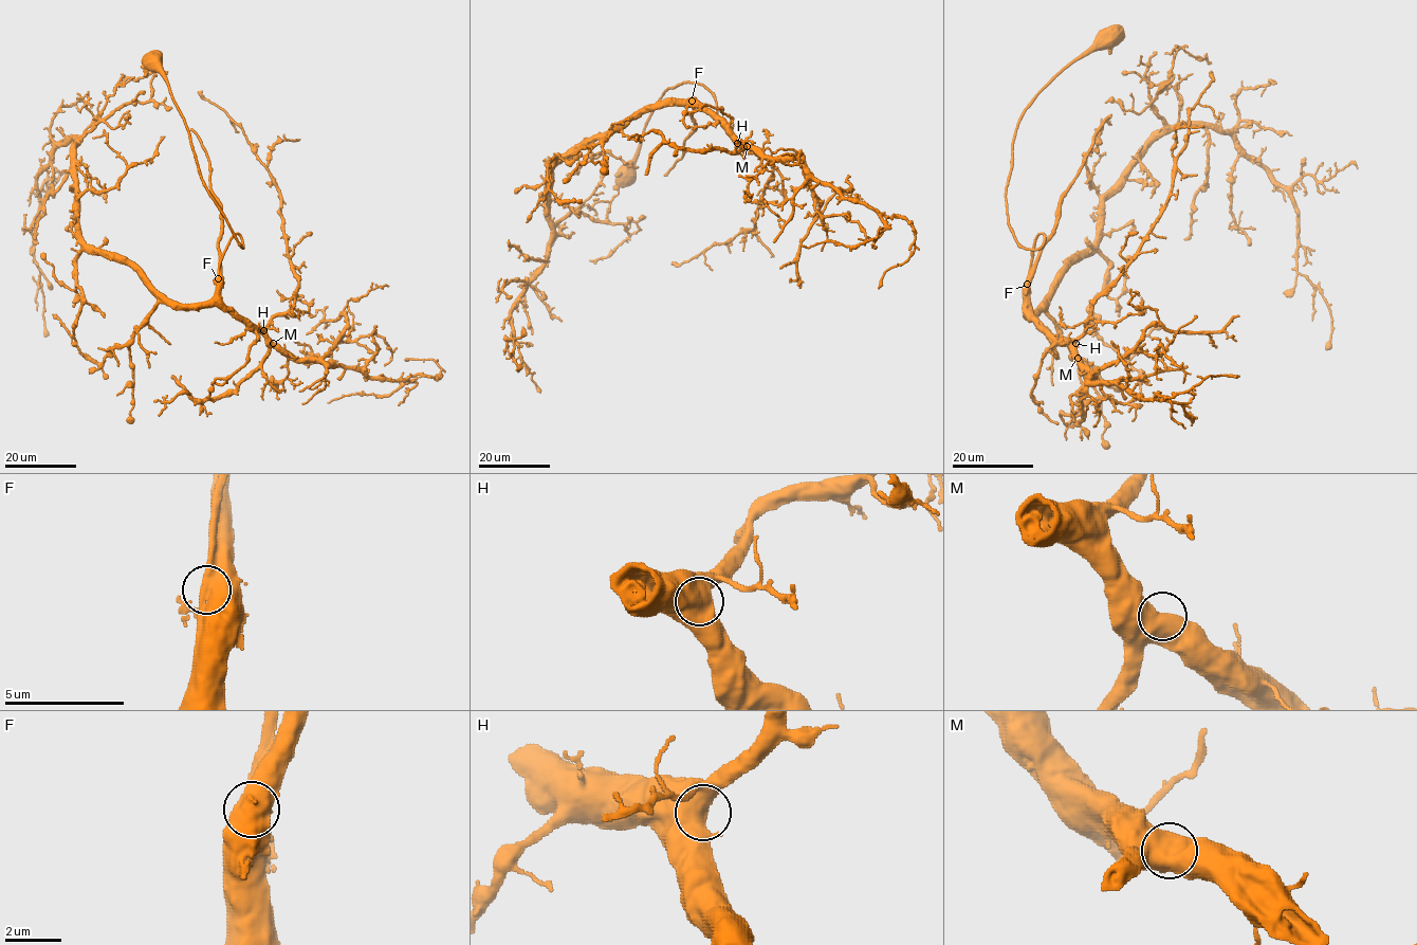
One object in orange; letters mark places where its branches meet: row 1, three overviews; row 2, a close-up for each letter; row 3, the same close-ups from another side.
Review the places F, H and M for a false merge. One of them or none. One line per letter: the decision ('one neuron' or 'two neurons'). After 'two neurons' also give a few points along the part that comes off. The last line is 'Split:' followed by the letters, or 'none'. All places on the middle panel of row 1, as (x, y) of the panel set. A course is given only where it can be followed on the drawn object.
F: one neuron
H: one neuron
M: one neuron
Split: none

